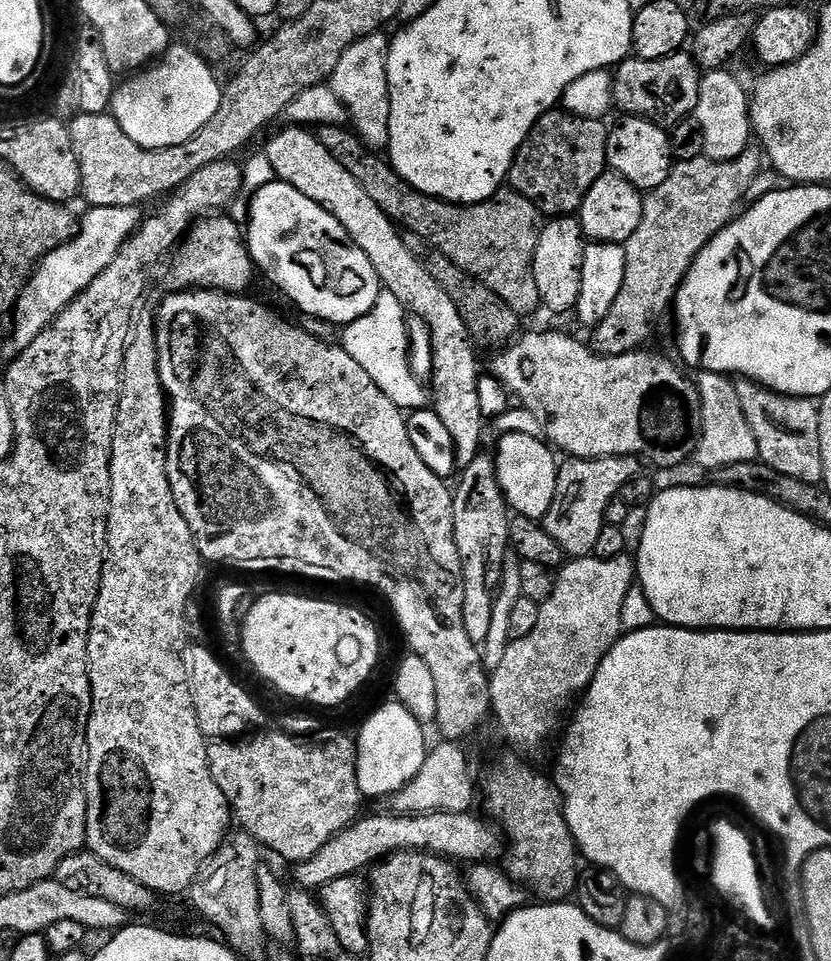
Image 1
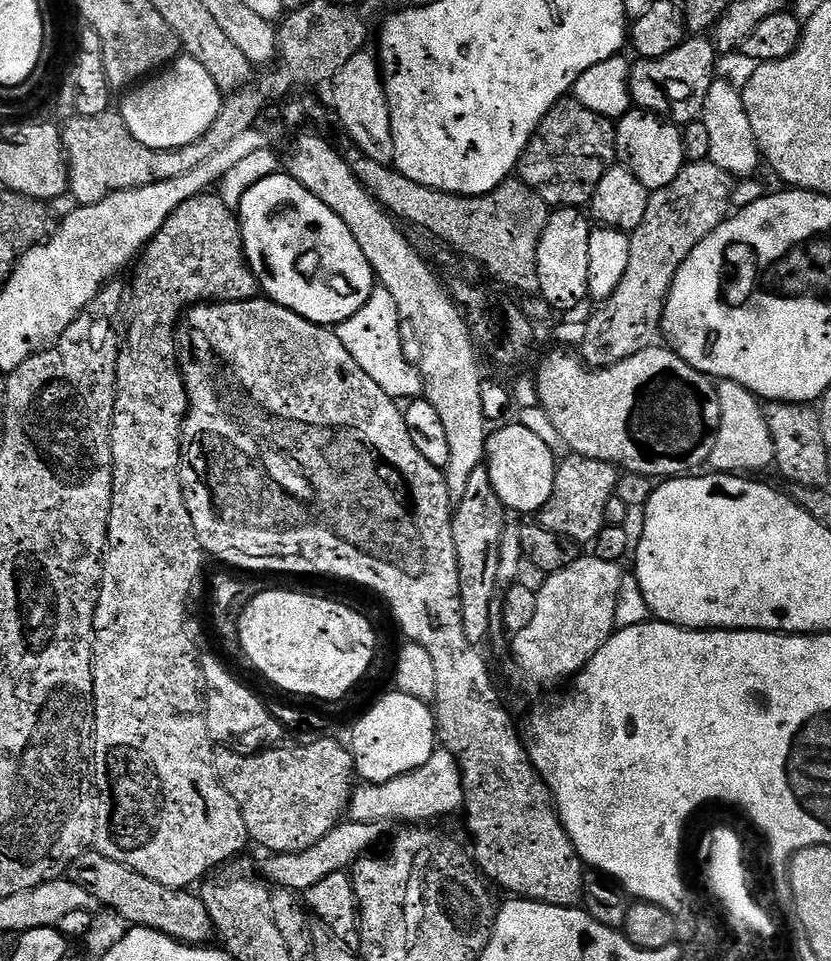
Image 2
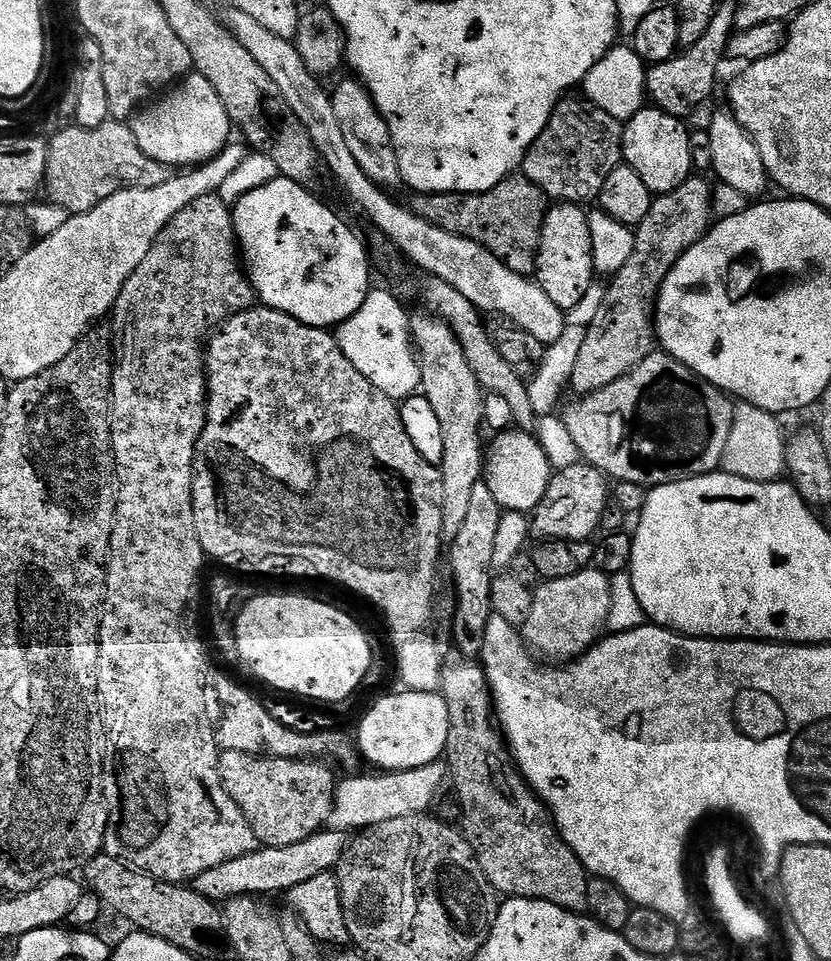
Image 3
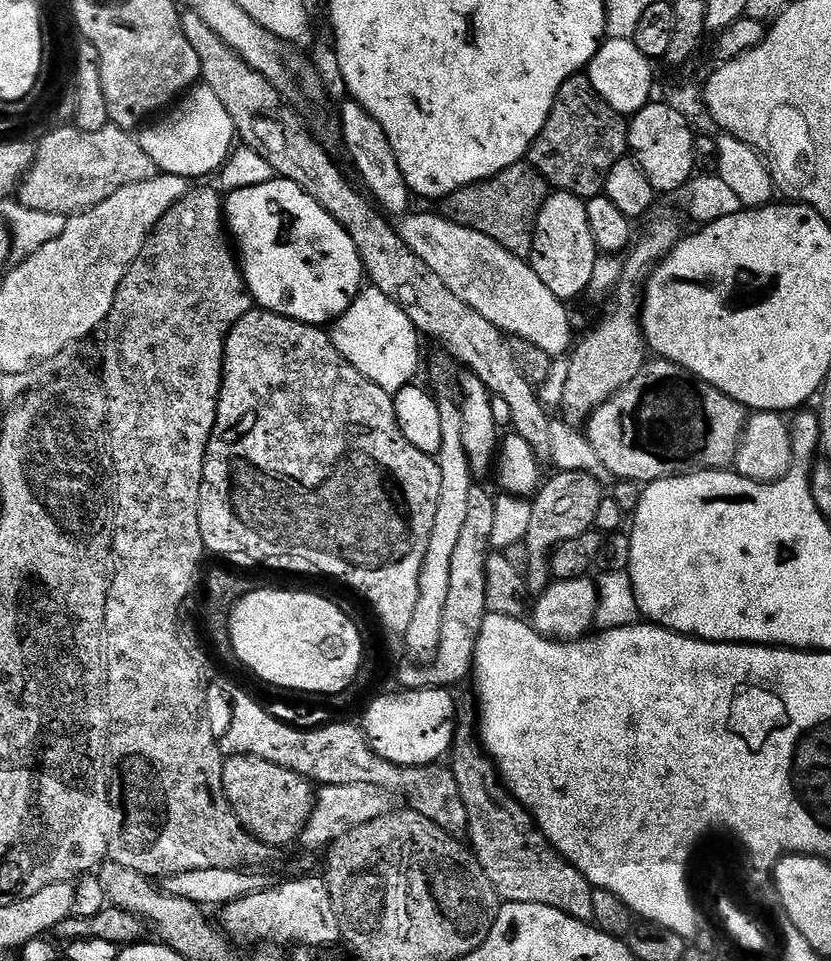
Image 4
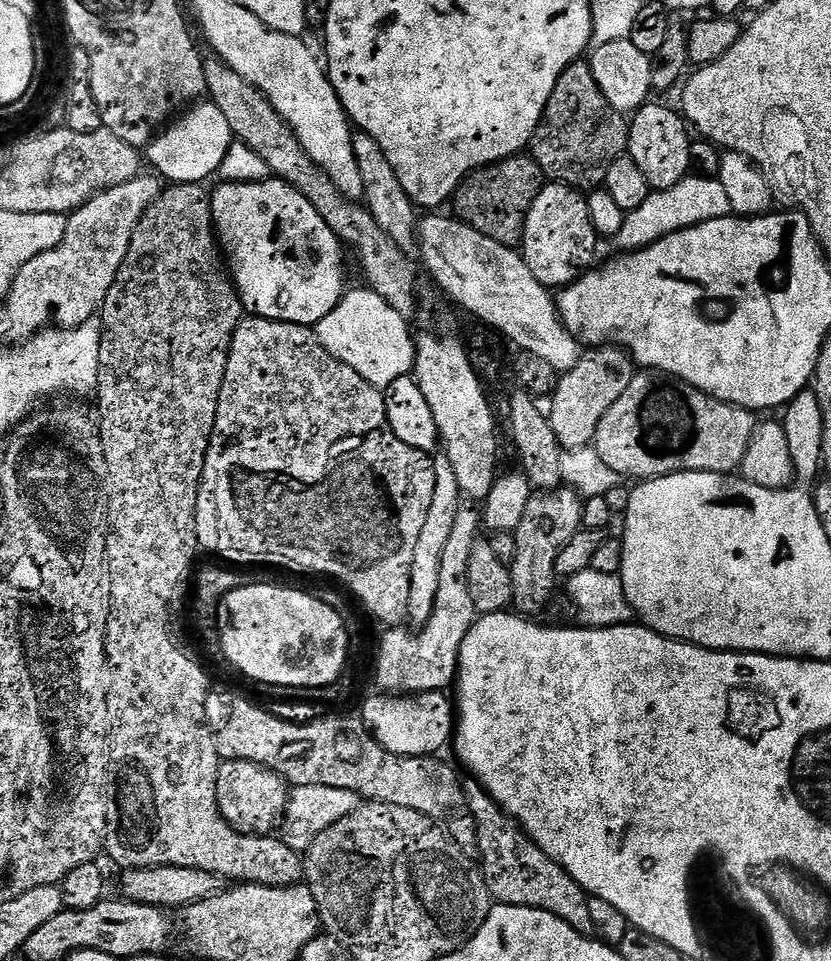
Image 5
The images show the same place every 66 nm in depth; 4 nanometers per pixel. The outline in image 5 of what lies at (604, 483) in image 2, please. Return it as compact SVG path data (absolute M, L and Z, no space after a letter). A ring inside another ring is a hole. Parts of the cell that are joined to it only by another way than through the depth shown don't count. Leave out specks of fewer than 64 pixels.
M561 486L551 490L537 491L522 514L522 522L516 527L516 559L511 561L514 582L514 608L520 614L536 614L544 608L544 603L556 592L556 563L558 554L570 538L580 531L584 522L584 500L571 486Z

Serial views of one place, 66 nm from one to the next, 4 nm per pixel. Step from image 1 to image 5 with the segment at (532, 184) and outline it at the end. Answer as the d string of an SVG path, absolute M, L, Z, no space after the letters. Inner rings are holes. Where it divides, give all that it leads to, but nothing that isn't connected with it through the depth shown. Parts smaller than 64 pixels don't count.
M577 62L564 71L562 78L558 78L558 86L554 86L554 94L550 96L540 125L532 136L530 154L549 181L570 184L581 190L592 190L603 185L610 166L614 166L619 156L625 155L628 147L628 126L625 113L607 100L602 86L594 76L591 63Z

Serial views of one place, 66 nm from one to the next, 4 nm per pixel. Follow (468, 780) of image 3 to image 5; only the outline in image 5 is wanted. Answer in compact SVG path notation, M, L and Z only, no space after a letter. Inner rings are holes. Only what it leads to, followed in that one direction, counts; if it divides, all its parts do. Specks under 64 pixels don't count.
M473 791L468 804L476 819L476 845L484 881L492 892L493 901L527 908L541 908L554 913L579 932L593 931L590 897L583 886L560 863L546 853L520 827L518 821L487 792Z

